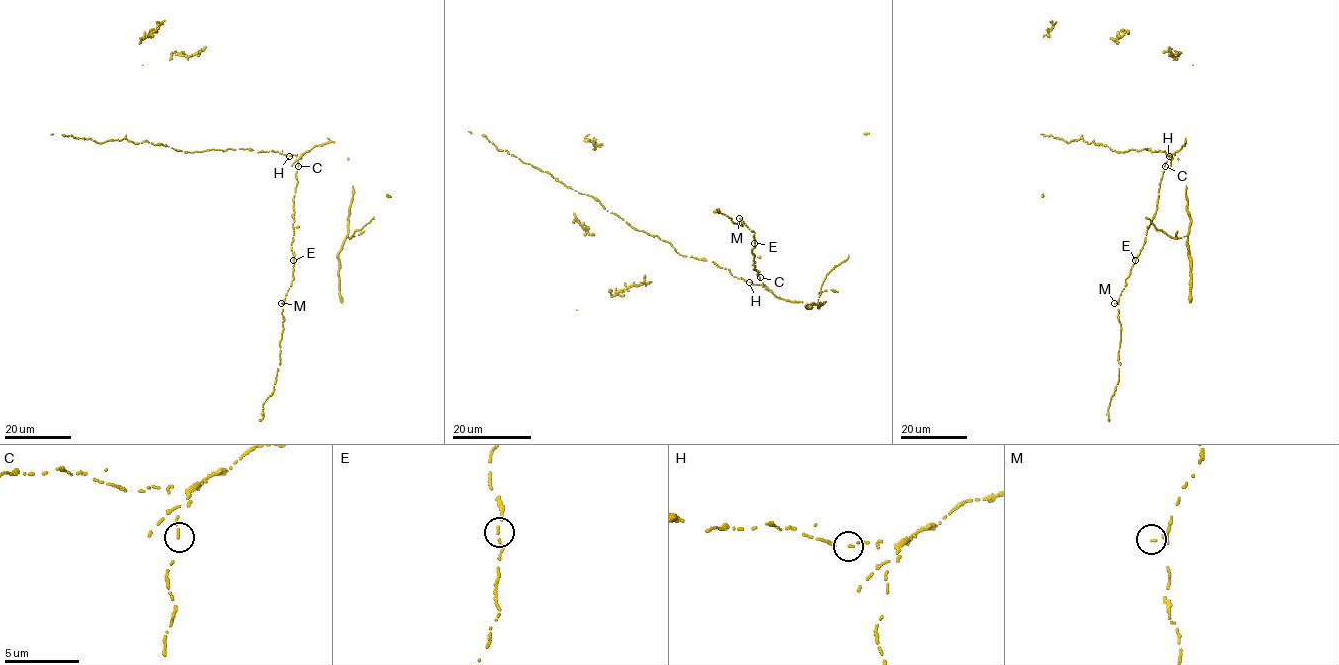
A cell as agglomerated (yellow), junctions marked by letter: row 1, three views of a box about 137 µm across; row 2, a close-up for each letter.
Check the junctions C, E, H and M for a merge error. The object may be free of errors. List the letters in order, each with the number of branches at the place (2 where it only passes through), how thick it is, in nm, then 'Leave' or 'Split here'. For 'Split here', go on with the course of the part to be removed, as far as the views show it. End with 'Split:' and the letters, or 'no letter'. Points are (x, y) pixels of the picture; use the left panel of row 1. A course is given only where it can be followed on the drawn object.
C: Branches: 2. Thickness 90 nm. Leave
E: Branches: 2. Thickness 100 nm. Leave
H: Branches: 2. Thickness 90 nm. Leave
M: Branches: 2. Thickness 90 nm. Leave
Split: no letter

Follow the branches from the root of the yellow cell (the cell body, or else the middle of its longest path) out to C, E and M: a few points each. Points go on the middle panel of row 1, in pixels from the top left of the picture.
C: (746, 281), (762, 284), (760, 277)
E: (746, 281), (762, 284), (757, 275), (759, 272), (754, 269), (751, 252), (754, 243)
M: (746, 281), (762, 284), (757, 275), (759, 272), (754, 269), (751, 252), (755, 246), (754, 232), (739, 218)

